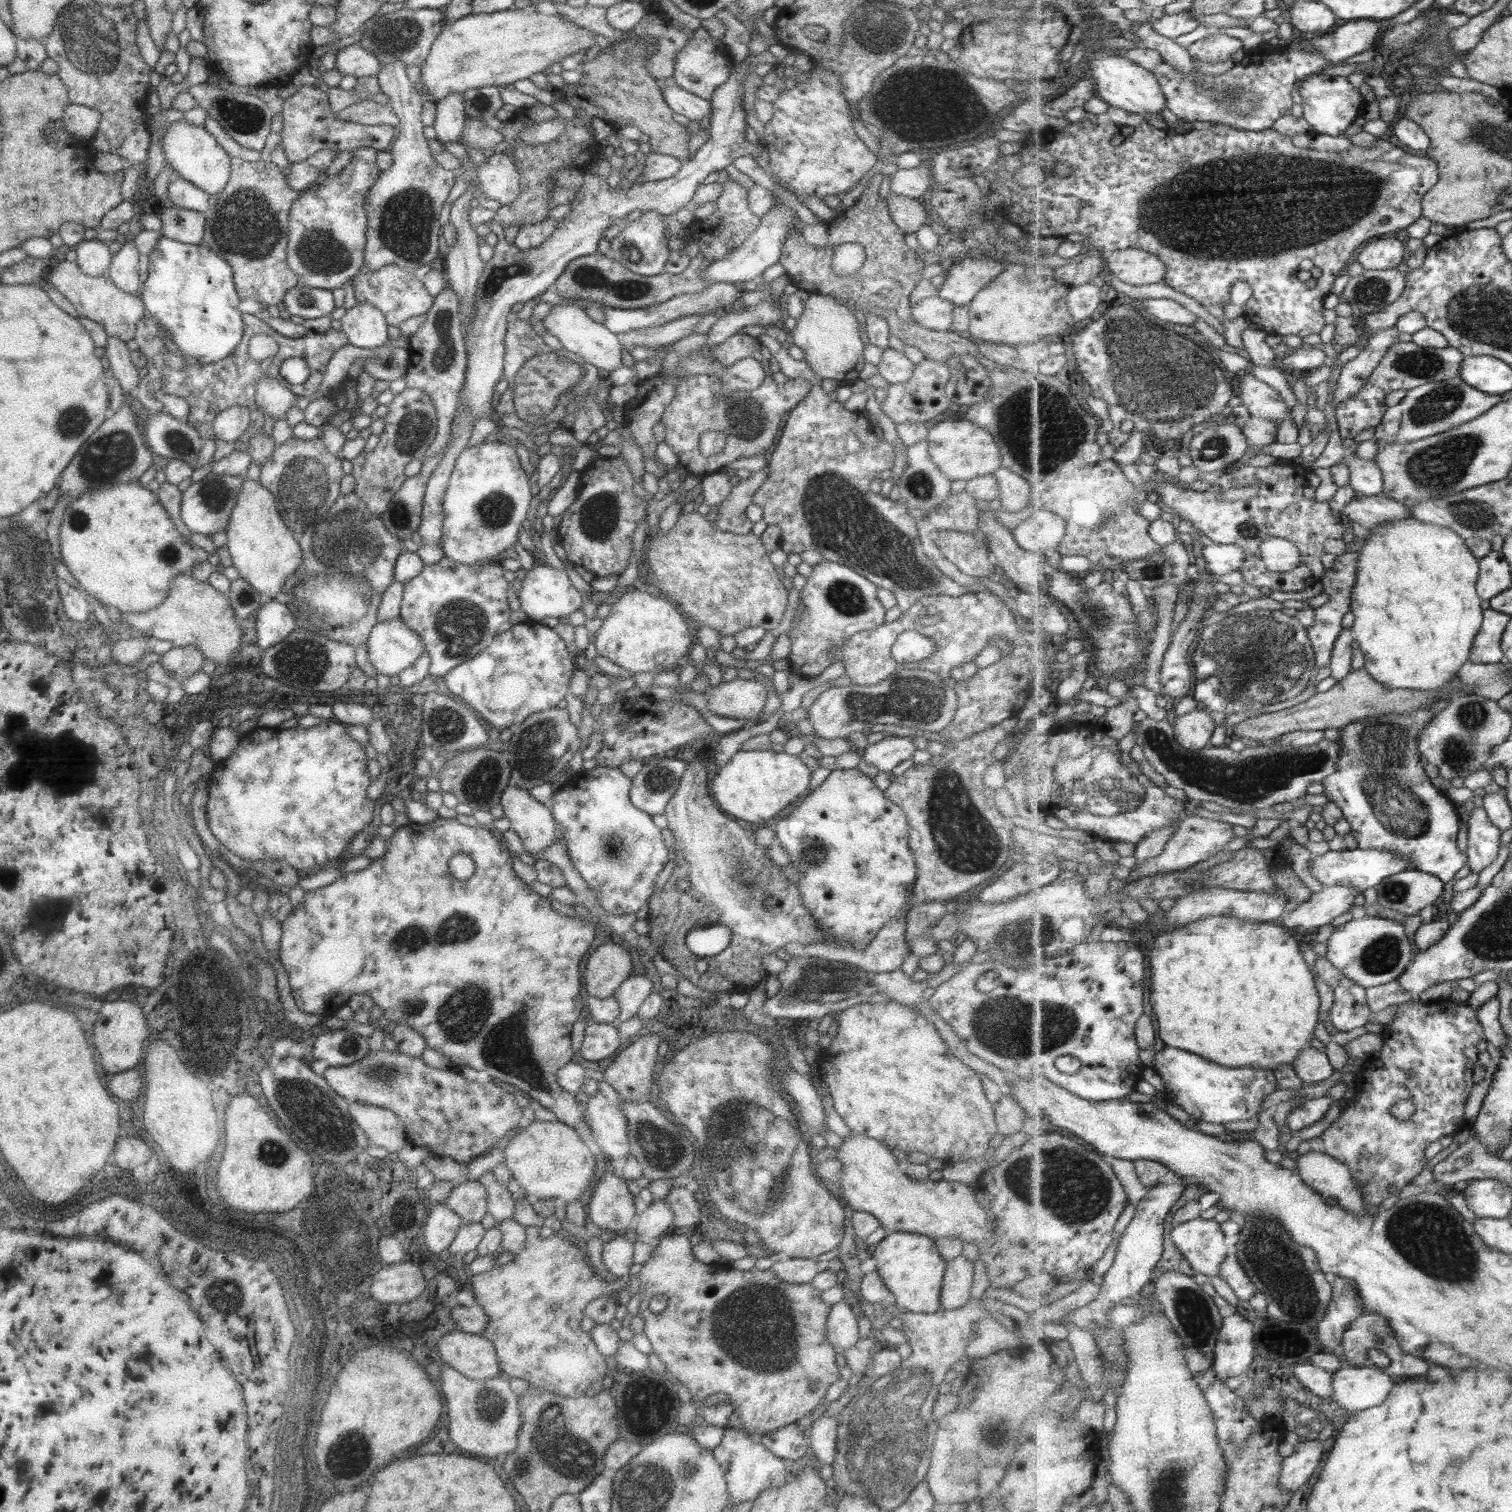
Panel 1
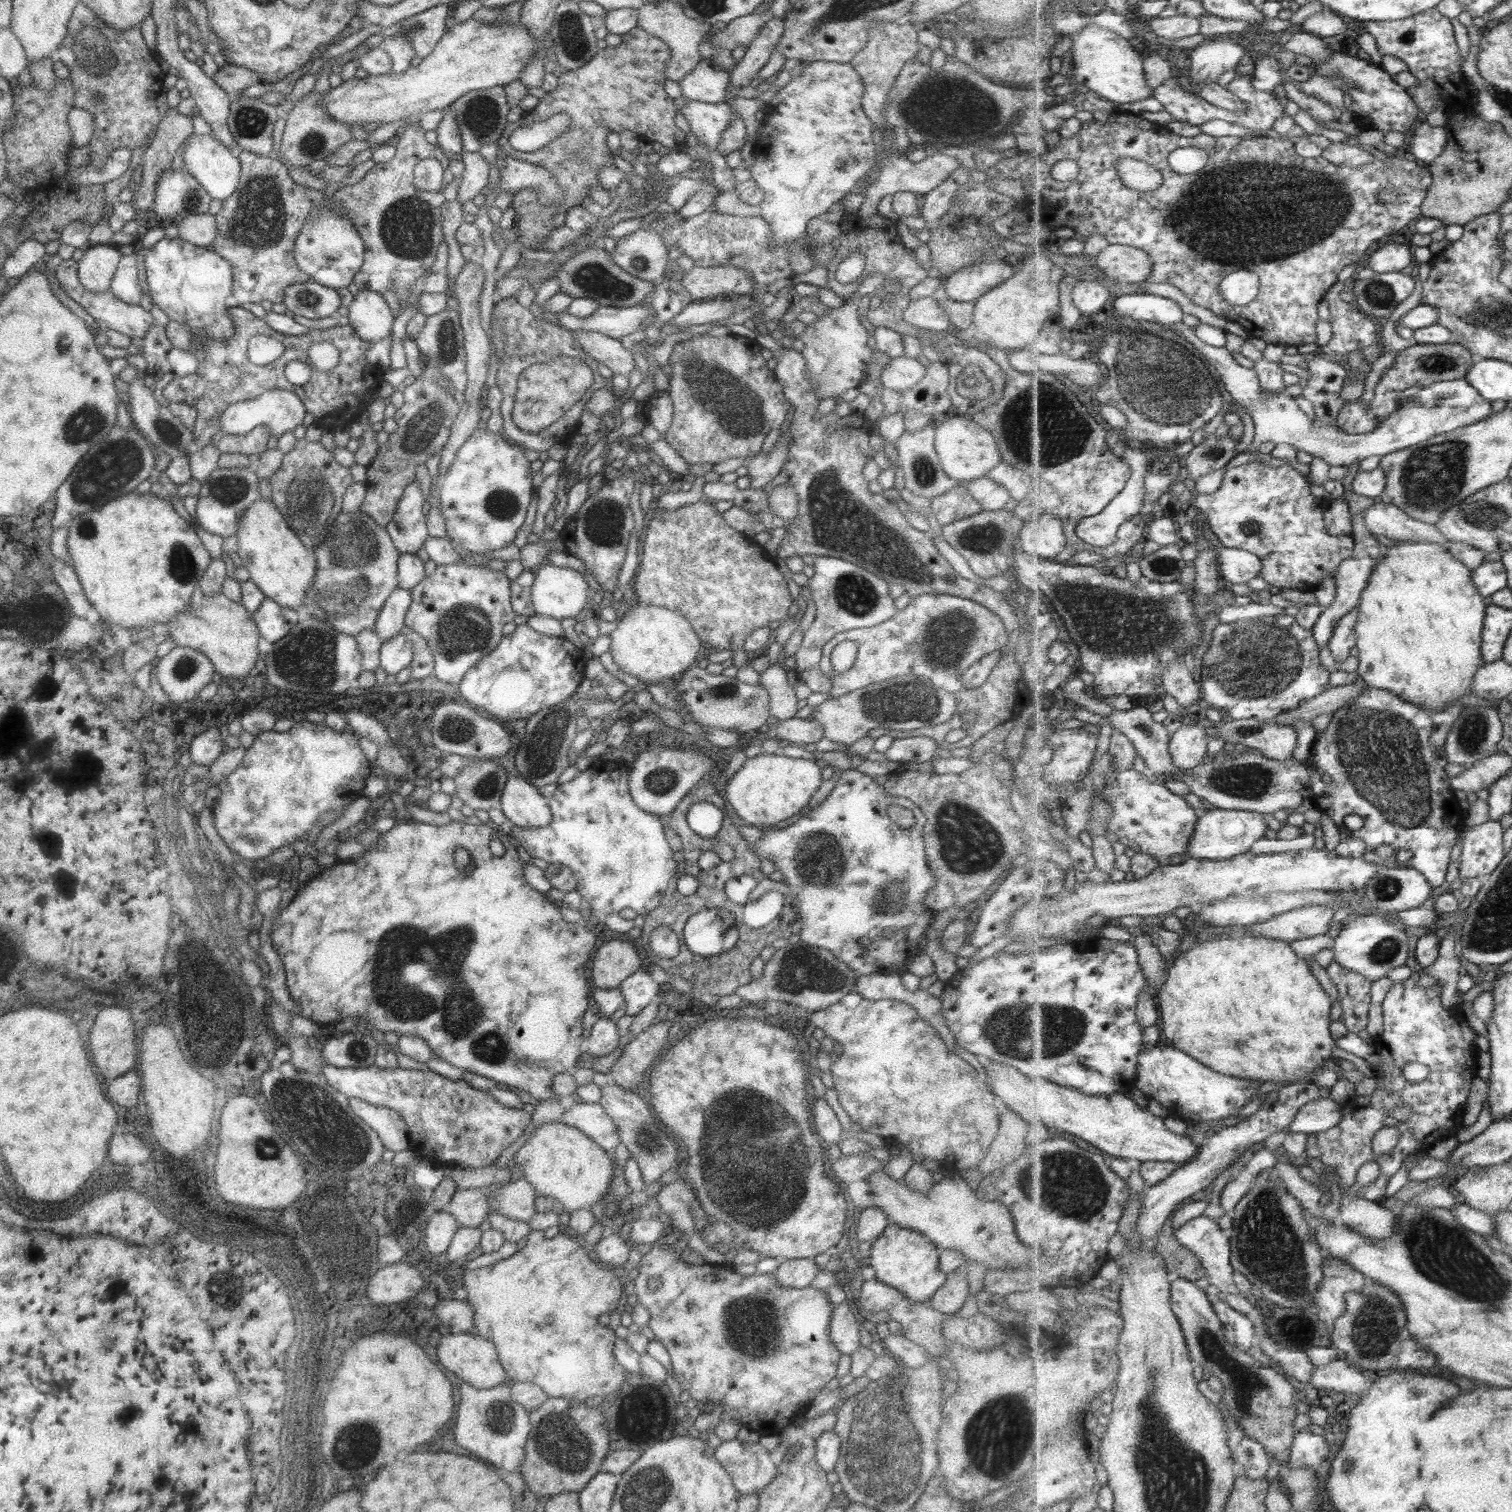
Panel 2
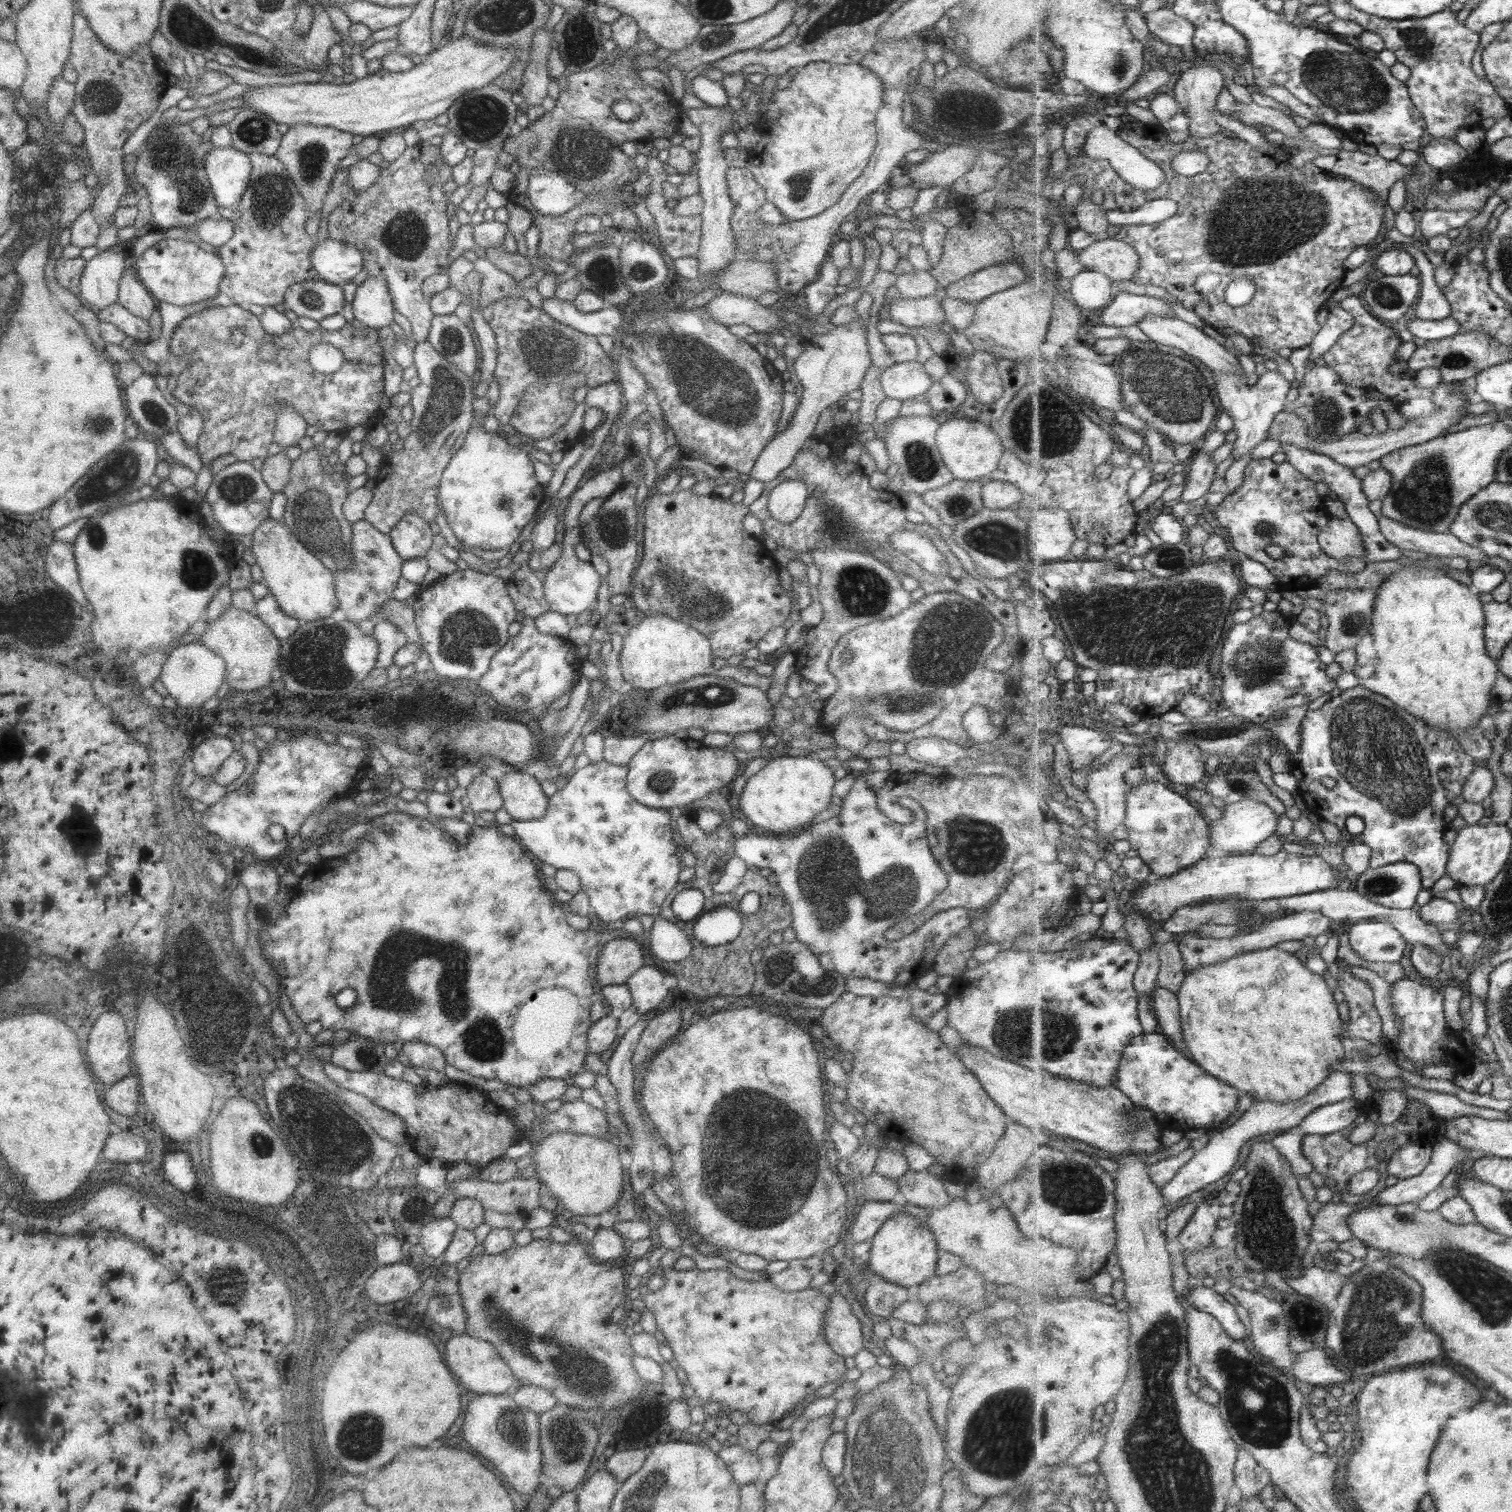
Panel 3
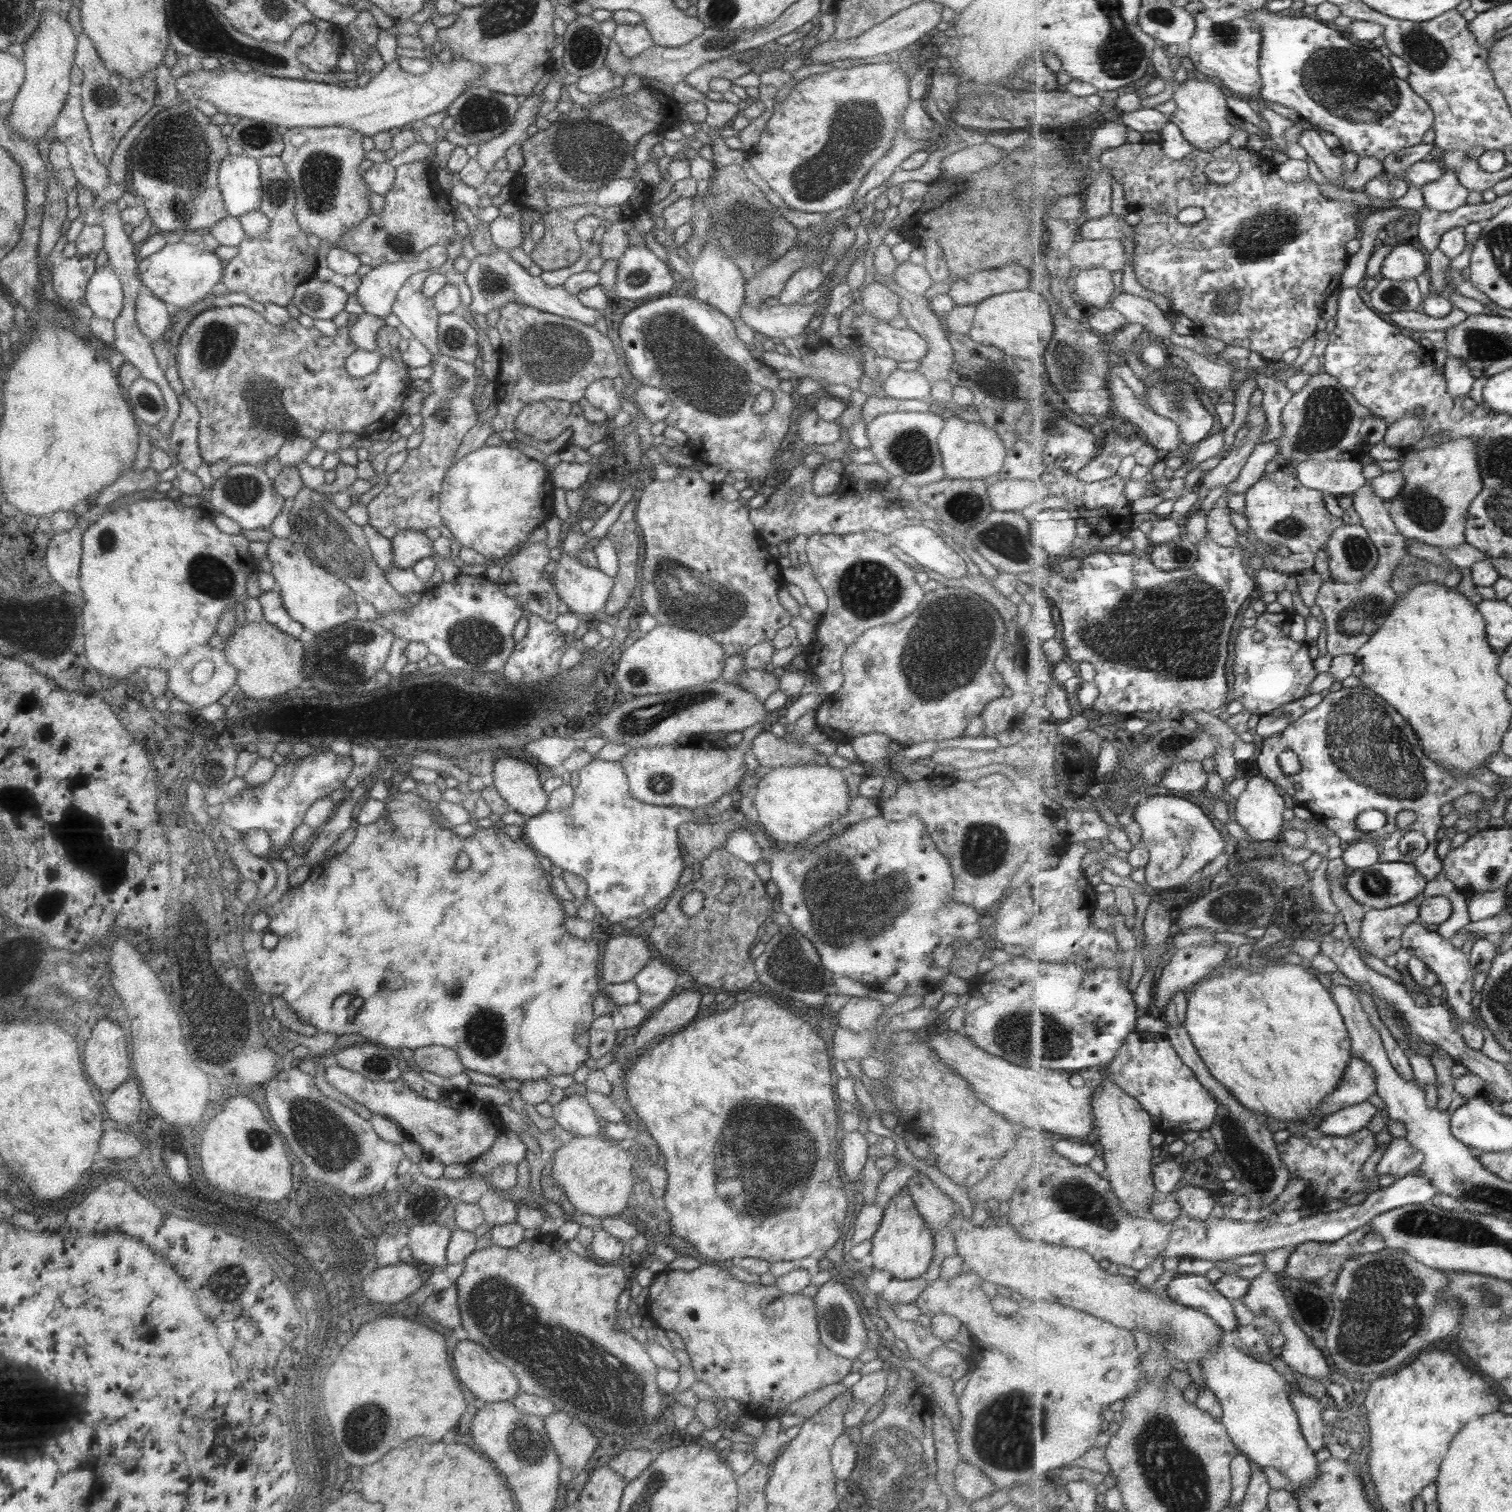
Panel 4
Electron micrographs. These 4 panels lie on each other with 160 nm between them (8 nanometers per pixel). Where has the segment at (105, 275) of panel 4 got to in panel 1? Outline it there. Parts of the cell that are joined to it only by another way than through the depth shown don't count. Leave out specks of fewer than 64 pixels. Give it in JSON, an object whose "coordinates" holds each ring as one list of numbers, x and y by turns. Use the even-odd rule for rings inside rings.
{"coordinates":[[94,239,82,240,73,247,75,263,83,274,89,276,105,275,111,260,106,242]]}

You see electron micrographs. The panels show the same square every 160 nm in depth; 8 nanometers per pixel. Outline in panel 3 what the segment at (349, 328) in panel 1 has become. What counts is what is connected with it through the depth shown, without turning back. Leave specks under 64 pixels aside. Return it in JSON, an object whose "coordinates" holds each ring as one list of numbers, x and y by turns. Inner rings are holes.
{"coordinates":[[367,277,356,286,350,302,355,320,365,328,383,328,392,321,394,308,383,277]]}

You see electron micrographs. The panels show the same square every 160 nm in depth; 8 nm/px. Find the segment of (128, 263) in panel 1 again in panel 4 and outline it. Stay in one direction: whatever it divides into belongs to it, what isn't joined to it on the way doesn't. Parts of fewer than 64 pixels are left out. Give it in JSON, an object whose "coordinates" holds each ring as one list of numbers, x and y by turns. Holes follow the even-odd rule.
{"coordinates":[[138,295,134,302,135,320,139,332,148,342,168,337,170,334,171,315,162,300,153,295]]}

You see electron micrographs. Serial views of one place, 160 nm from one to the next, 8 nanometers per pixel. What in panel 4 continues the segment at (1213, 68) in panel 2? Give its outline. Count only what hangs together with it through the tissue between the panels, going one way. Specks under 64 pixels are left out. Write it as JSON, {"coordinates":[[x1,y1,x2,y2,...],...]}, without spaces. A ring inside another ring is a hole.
{"coordinates":[[1199,78,1185,79,1182,83,1181,87,1176,87,1173,92,1172,100,1175,102,1177,109,1169,120,1180,126,1190,147,1209,152,1229,142,1236,130,1245,126,1245,122,1237,118,1229,109,1229,93,1223,87]]}

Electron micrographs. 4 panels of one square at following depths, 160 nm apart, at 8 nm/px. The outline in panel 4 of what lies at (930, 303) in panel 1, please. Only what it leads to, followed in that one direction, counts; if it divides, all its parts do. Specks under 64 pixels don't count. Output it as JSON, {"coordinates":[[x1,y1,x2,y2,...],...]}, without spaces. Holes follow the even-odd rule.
{"coordinates":[[874,281,867,284,860,292,856,292,856,297,860,297,860,310,865,314,872,314,879,320,888,322,900,314,899,297,881,283]]}

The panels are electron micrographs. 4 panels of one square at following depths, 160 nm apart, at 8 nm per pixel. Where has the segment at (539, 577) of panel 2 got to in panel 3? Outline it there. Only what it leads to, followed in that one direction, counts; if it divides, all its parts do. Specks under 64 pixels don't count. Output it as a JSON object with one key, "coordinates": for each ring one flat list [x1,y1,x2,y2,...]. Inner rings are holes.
{"coordinates":[[579,525,569,528,569,530,564,530,564,533,559,537,561,540,560,555,549,569,540,574,542,582,541,598,549,605,551,611,565,616,569,616,569,614,576,616,580,612,593,608,596,603,599,580,601,580,590,562,582,561,575,557,573,545,576,544,580,535,581,527]]}

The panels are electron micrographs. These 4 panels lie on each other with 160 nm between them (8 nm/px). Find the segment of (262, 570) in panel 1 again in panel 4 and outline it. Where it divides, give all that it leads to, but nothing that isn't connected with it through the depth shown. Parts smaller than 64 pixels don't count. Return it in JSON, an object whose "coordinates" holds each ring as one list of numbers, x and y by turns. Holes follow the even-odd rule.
{"coordinates":[[274,536,266,543,265,557,271,562,270,573,282,605,287,614,301,624,303,630,309,630,311,634,323,634,355,617,358,597,334,573,315,563,288,538]]}

